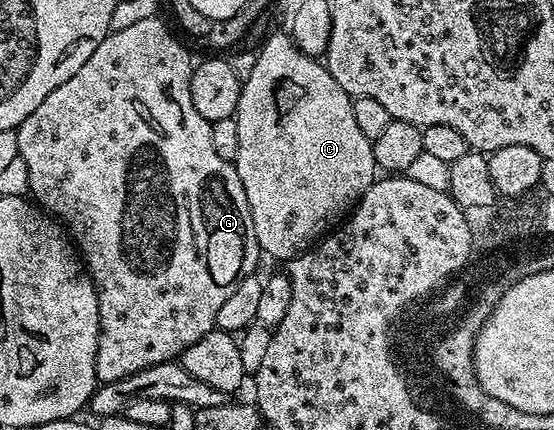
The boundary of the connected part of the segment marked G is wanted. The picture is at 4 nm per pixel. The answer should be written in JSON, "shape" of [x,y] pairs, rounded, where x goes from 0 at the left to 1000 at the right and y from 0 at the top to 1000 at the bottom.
{"shape":[[[276,37],[258,49],[238,53],[222,70],[199,72],[195,84],[171,107],[171,126],[114,191],[114,200],[99,200],[76,242],[67,249],[29,298],[34,321],[31,360],[36,379],[45,379],[52,398],[52,437],[58,463],[87,500],[101,507],[121,533],[159,635],[175,670],[179,702],[179,795],[171,860],[182,893],[215,888],[265,851],[287,851],[303,837],[318,840],[338,805],[359,795],[375,772],[392,763],[392,733],[403,702],[439,656],[439,647],[458,640],[466,630],[464,602],[473,602],[471,574],[460,563],[460,526],[453,516],[453,479],[446,479],[446,451],[439,451],[439,423],[431,423],[426,388],[415,374],[395,367],[388,358],[388,337],[381,330],[381,281],[366,274],[359,256],[352,256],[352,237],[345,237],[345,181],[352,140],[319,95],[321,77],[310,63]]]}

